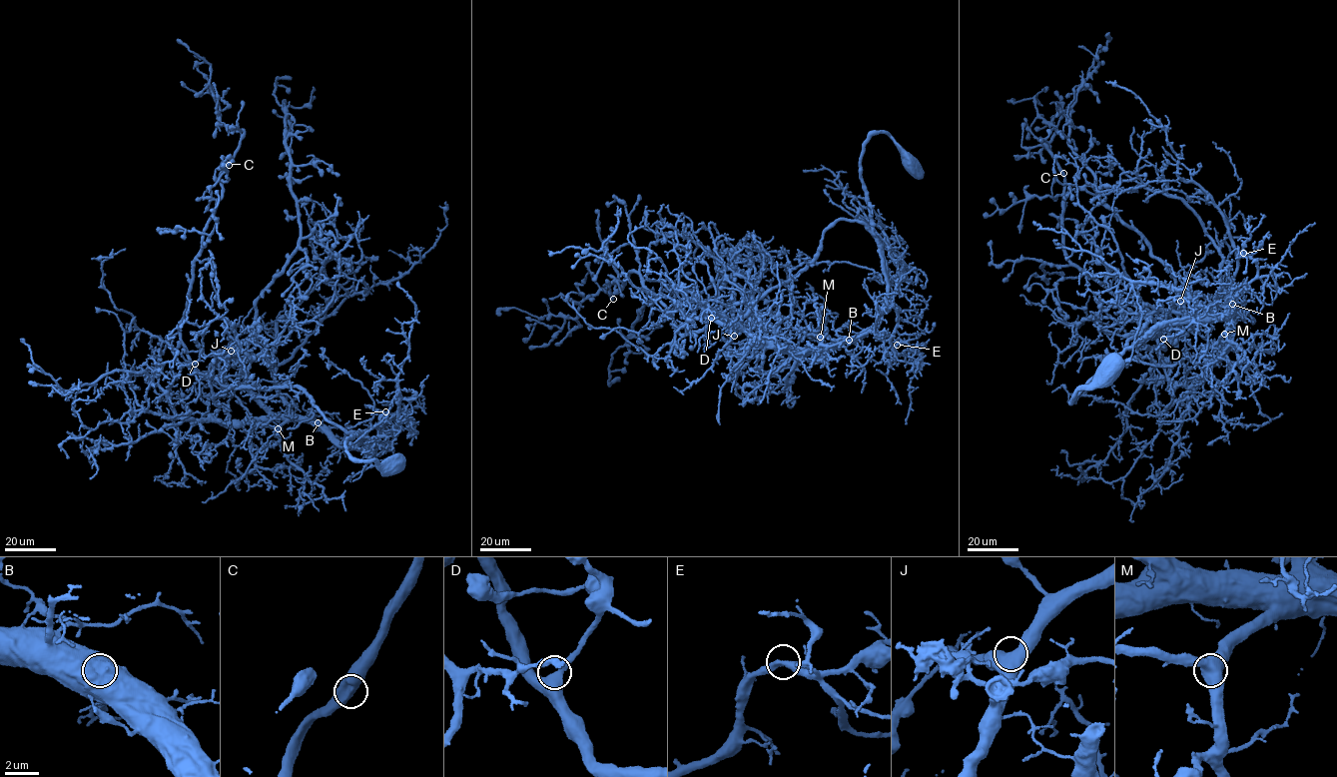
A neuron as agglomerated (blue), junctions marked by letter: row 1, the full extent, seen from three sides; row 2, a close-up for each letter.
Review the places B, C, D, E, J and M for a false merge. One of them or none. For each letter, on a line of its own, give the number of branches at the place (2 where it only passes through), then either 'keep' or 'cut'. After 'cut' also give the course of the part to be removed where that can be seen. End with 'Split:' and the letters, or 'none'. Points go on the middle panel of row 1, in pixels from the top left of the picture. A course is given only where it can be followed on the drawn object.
B: 1 | keep
C: 2 | keep
D: 2 | keep
E: 2 | keep
J: 1 | keep
M: 2 | keep
Split: none

